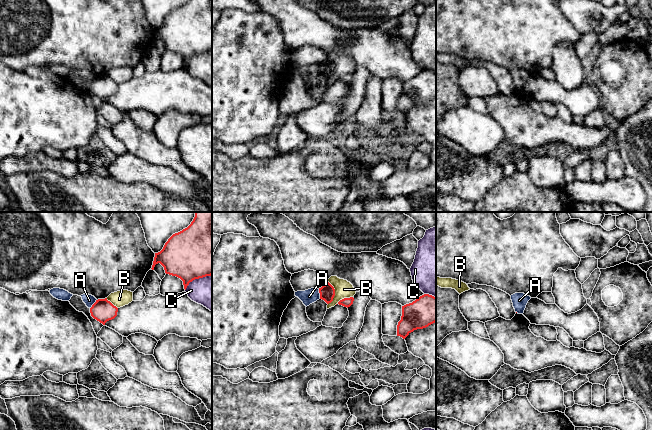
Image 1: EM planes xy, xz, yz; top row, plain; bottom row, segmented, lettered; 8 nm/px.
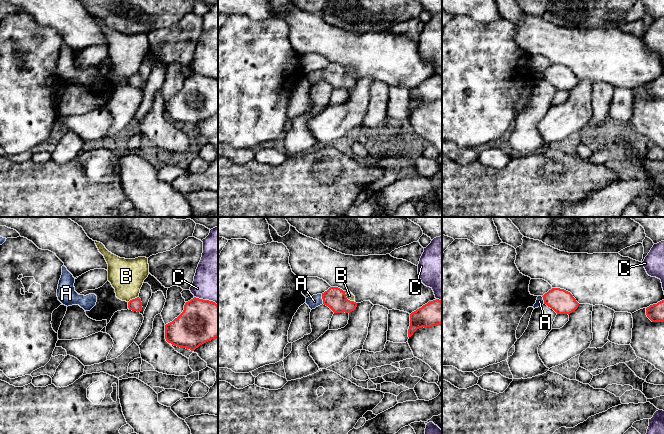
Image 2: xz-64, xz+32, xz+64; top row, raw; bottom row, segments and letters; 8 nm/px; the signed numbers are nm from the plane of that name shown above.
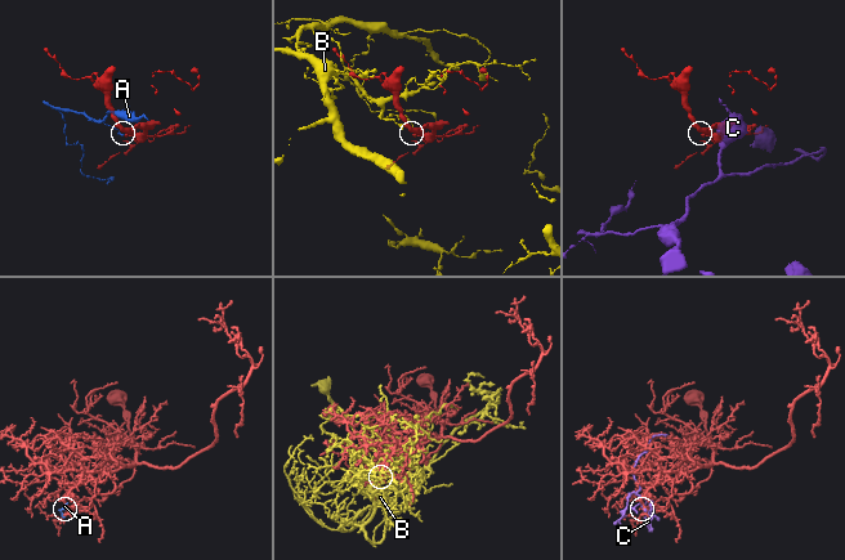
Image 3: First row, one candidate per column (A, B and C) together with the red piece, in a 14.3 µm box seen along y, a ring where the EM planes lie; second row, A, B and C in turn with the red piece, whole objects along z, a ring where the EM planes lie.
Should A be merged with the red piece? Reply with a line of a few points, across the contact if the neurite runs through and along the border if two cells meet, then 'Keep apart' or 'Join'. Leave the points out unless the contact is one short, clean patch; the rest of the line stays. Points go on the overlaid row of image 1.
Line: xz (318, 289), (320, 298). Keep apart

